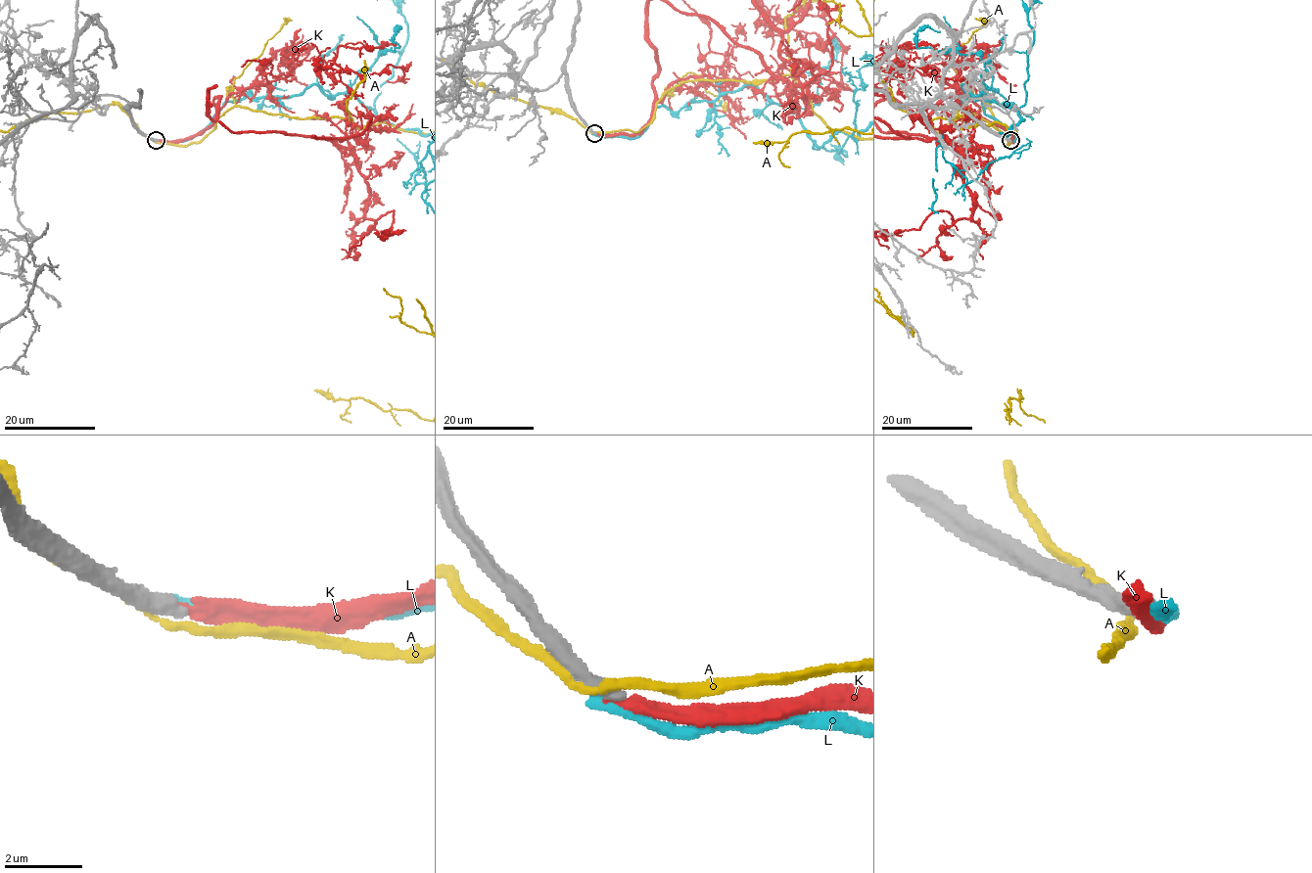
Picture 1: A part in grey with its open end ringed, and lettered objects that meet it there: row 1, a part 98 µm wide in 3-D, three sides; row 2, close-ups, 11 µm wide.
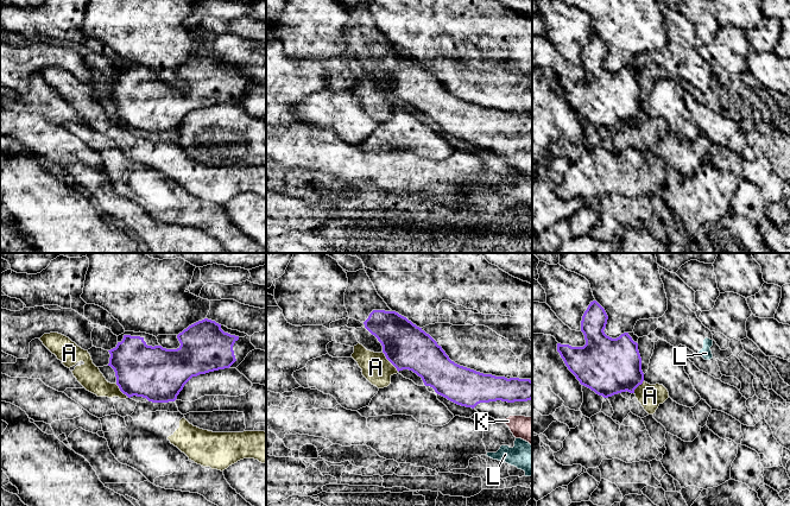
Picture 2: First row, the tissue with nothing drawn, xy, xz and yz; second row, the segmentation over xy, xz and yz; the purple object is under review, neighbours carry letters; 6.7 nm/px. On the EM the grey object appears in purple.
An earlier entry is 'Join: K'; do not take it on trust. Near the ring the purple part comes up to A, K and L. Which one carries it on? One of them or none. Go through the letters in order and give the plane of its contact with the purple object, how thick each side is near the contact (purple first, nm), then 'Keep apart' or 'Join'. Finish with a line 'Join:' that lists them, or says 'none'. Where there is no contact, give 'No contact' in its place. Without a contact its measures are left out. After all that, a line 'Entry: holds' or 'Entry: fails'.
A: Touches purple in xz. Thickness 300 nm (purple) against 190 nm. Keep apart
K: No contact. Join
L: No contact. Keep apart
Join: K
Entry: holds

